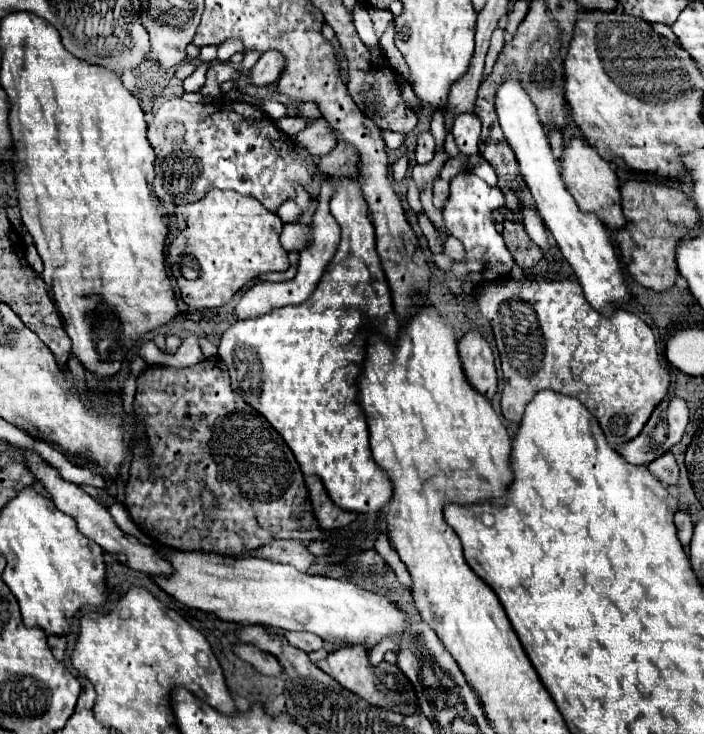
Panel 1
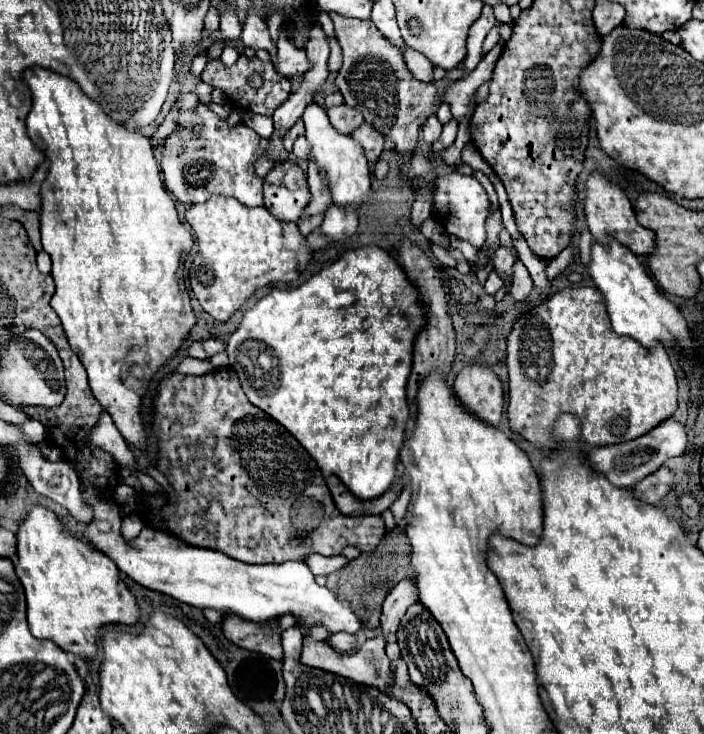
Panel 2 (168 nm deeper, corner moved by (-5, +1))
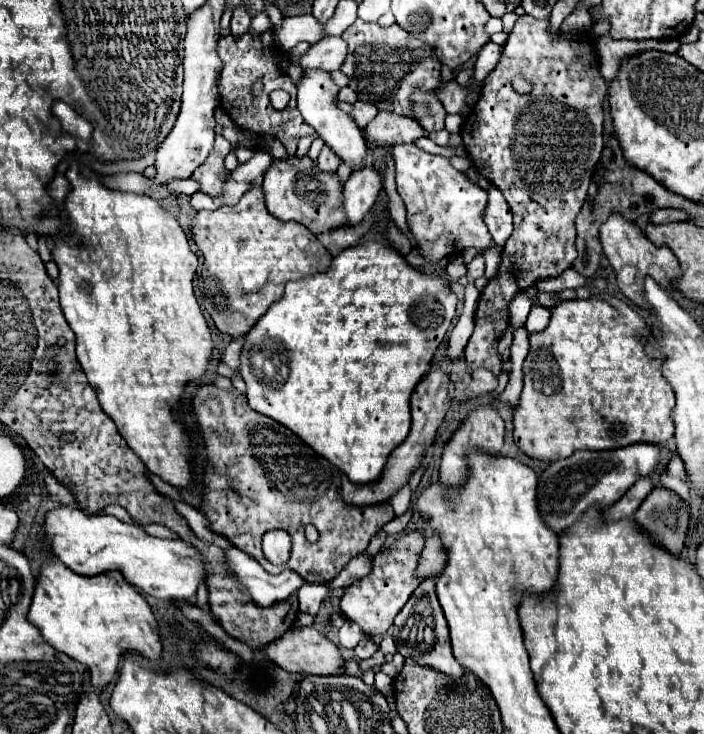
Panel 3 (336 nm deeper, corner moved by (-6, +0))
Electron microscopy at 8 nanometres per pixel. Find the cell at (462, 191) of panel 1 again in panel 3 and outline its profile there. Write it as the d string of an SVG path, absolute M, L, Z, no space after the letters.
M396 144L396 186L408 210L408 228L422 256L436 264L442 258L456 256L466 248L484 250L492 244L492 236L484 224L486 190L472 184L458 172L448 158L420 150L416 144Z

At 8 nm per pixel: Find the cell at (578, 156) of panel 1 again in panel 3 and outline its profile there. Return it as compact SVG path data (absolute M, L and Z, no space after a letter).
M612 214L608 218L608 222L602 224L602 228L600 228L600 240L604 246L604 254L608 256L612 268L616 272L618 288L636 308L642 308L642 304L646 304L646 298L642 296L642 276L650 276L652 280L656 280L656 284L660 284L666 290L674 288L674 282L680 276L678 258L672 254L670 248L666 248L666 246L656 248L650 240L646 240L646 236L640 232L640 228L636 224L624 220L620 214Z

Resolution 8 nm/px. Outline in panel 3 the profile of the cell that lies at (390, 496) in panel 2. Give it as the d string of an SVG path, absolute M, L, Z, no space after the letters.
M432 366L430 374L416 386L416 390L412 394L412 402L410 402L410 406L412 406L412 428L410 428L410 434L388 456L388 462L382 470L382 478L378 478L370 484L360 484L358 486L358 484L350 482L344 476L342 478L342 496L344 496L344 500L348 504L354 504L354 506L370 506L370 504L378 504L378 502L384 502L384 500L392 498L402 486L406 486L410 474L420 466L426 448L432 444L432 440L436 436L436 430L442 424L442 420L444 420L444 416L446 416L446 412L452 404L452 398L454 398L454 386L452 386L450 378L440 368Z

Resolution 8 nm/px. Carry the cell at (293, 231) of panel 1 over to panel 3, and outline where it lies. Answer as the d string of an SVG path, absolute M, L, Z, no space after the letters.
M324 144L324 148L322 148L322 152L320 152L320 156L318 156L316 162L318 162L320 170L324 170L324 172L336 172L342 160L340 160L338 154L334 154L334 152Z

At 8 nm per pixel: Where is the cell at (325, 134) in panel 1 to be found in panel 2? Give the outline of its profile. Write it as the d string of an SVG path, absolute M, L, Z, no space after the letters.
M339 105L339 107L333 107L327 111L329 115L329 121L331 125L341 133L341 135L351 135L361 123L363 123L363 117L353 111L351 107L347 105Z

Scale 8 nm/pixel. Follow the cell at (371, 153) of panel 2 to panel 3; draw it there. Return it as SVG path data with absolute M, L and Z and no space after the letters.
M380 112L368 126L366 126L370 148L382 144L402 144L402 142L416 142L426 132L424 128L410 116L394 116L392 112Z

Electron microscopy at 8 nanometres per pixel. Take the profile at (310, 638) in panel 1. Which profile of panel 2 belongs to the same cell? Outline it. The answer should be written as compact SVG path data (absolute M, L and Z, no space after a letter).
M333 633L333 635L329 635L327 643L339 651L351 651L357 647L357 639L349 633Z

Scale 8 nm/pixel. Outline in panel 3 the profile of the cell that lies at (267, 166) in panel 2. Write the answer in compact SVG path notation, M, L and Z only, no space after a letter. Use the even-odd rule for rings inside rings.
M262 188L248 190L236 206L196 212L192 220L194 242L204 256L196 298L212 316L216 328L230 336L244 336L250 332L270 304L282 298L286 282L326 272L332 262L328 250L310 230L298 222L280 222L266 210ZM298 244L302 244L302 250Z

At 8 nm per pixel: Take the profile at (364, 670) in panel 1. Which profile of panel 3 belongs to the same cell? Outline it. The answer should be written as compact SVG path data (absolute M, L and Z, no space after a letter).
M310 626L292 628L290 632L286 632L286 636L282 636L282 640L276 640L274 644L270 644L270 648L262 648L262 650L274 664L278 664L286 672L340 674L342 666L344 666L344 658L340 654L340 650L326 636L322 636L318 630L314 630Z

